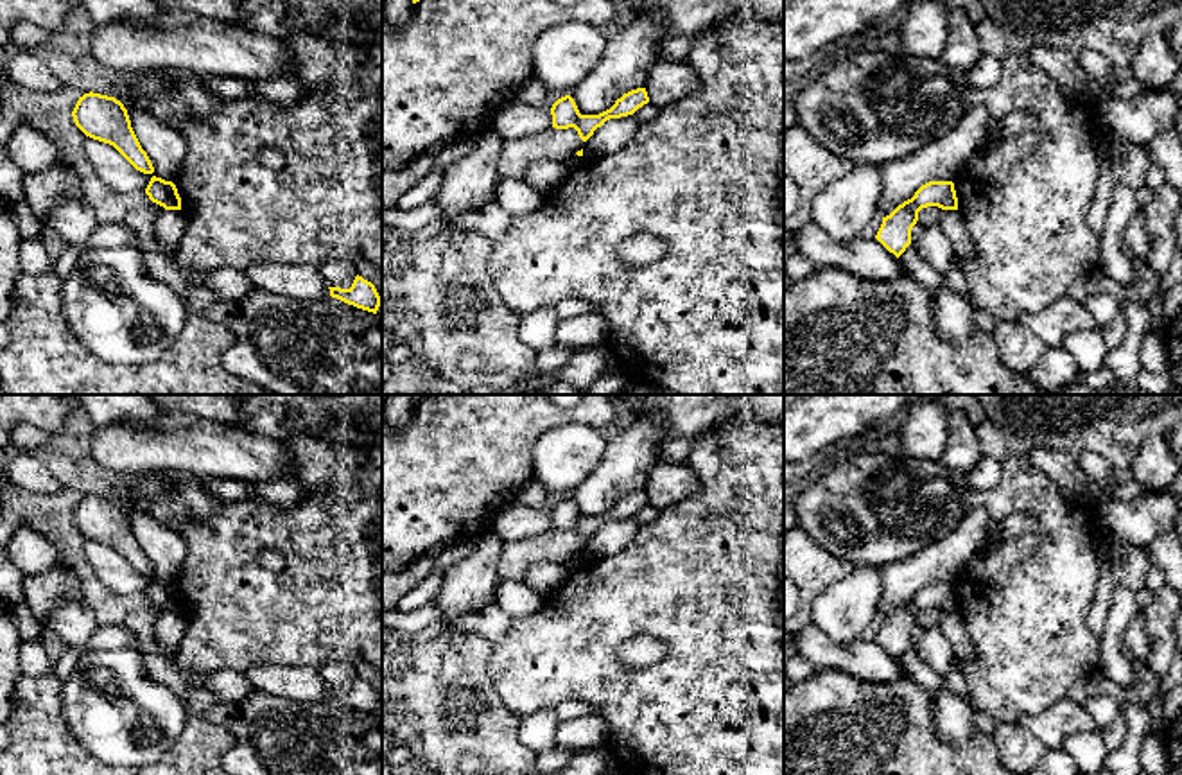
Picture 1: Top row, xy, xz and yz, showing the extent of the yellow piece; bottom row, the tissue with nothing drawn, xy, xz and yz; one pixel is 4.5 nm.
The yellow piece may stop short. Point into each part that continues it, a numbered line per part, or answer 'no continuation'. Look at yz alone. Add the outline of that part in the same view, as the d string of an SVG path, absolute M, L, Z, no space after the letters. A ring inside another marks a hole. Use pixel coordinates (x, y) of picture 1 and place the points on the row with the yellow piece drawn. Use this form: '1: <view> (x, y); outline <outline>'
no continuation

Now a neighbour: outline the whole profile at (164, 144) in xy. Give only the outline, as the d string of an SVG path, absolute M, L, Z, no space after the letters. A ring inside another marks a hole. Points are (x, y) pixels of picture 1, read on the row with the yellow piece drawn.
M127 108L127 115L142 149L154 167L152 174L165 181L174 181L187 154L181 131L147 109Z

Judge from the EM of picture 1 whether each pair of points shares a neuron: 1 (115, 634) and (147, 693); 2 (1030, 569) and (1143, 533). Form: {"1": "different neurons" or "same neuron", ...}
{"1": "different neurons", "2": "different neurons"}

